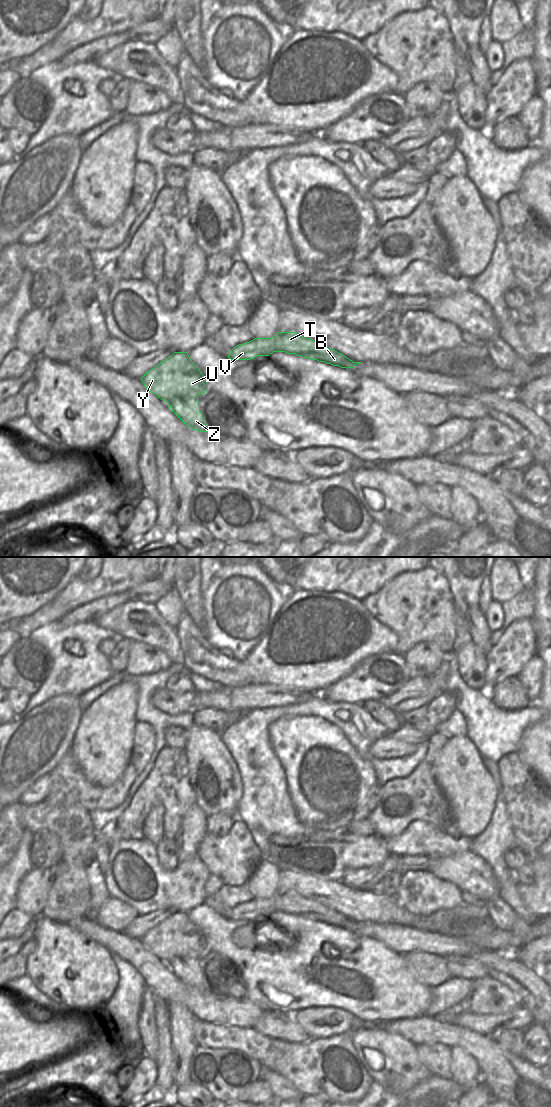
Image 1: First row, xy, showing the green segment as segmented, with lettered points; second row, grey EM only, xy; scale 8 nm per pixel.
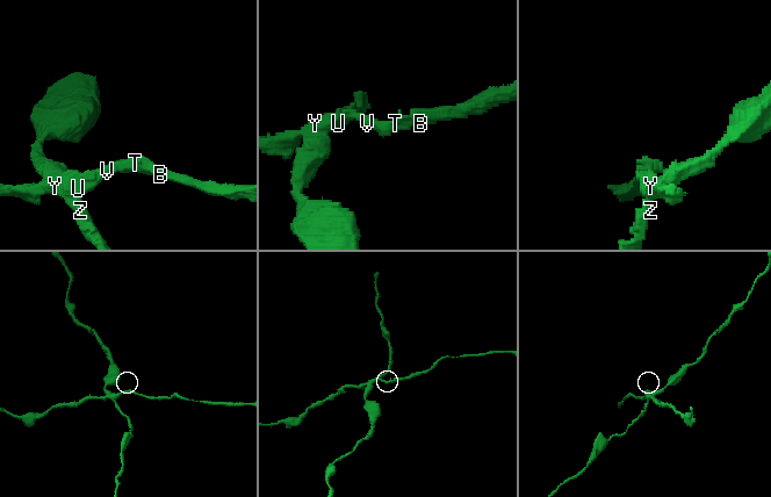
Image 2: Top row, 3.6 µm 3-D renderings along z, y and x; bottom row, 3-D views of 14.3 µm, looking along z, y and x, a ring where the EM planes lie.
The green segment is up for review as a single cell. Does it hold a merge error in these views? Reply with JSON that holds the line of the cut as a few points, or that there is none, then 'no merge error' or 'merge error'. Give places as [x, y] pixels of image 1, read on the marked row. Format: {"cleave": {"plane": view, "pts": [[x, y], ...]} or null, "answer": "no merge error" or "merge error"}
{"cleave": {"plane": "xy", "pts": [[197, 395], [181, 395], [167, 402]]}, "answer": "merge error"}

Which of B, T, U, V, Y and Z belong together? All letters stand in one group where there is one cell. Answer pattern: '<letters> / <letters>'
B T U V Y / Z

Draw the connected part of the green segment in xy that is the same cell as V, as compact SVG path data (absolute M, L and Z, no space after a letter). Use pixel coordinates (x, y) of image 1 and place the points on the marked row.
M278 332L271 338L254 338L249 342L235 346L230 351L228 358L231 360L251 360L257 356L269 356L273 352L295 354L346 369L361 363L353 362L343 354L295 332Z

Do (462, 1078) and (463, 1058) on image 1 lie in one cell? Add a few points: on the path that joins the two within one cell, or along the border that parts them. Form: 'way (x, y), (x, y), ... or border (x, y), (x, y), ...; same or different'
way (463, 1073), (463, 1063); same

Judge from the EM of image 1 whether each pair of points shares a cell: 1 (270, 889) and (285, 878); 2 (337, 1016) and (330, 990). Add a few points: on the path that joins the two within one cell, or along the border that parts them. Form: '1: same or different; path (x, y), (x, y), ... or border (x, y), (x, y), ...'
1: different; border (280, 870), (277, 891)
2: different; border (311, 1008), (319, 1006), (340, 1007), (357, 1017)

